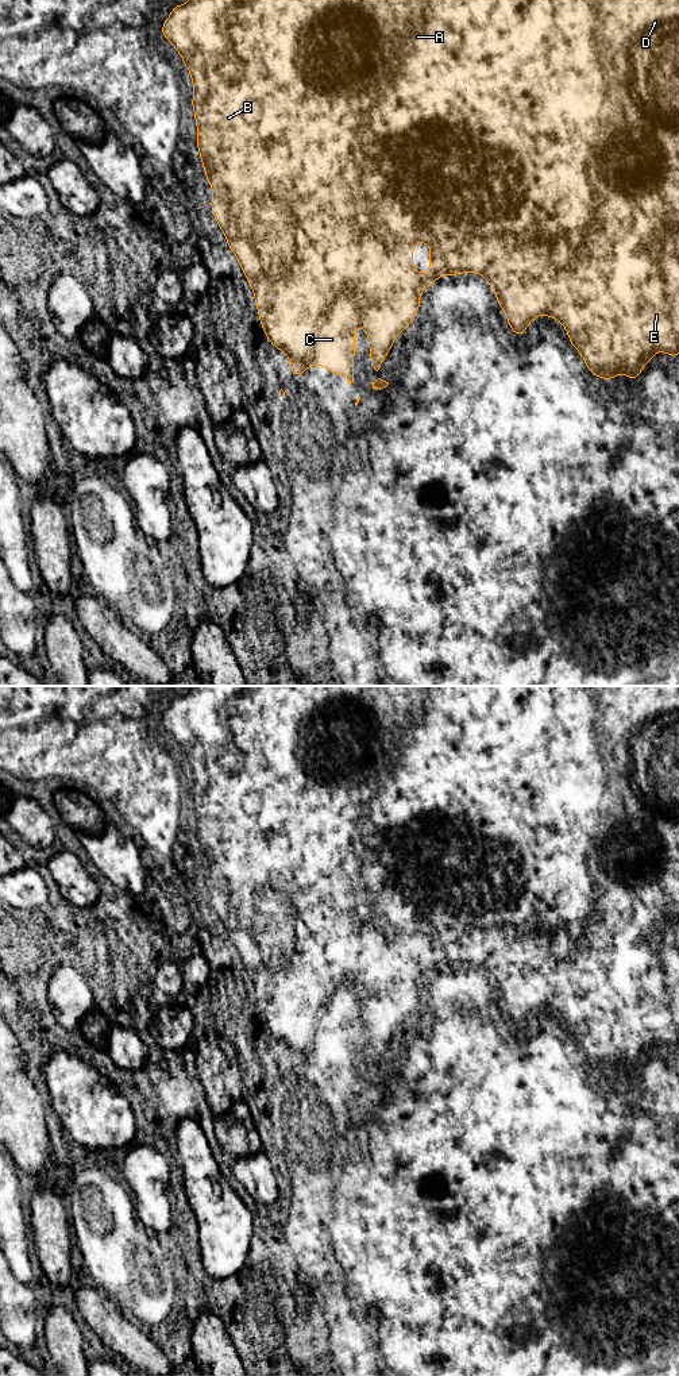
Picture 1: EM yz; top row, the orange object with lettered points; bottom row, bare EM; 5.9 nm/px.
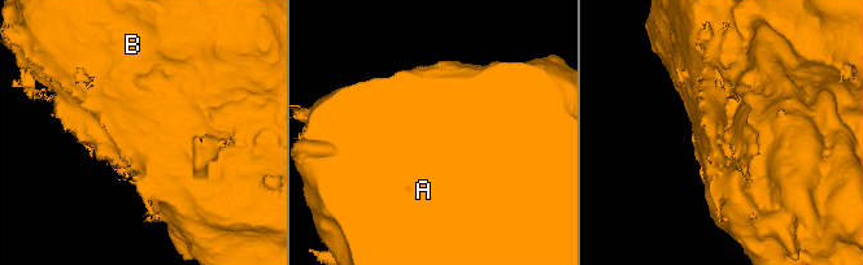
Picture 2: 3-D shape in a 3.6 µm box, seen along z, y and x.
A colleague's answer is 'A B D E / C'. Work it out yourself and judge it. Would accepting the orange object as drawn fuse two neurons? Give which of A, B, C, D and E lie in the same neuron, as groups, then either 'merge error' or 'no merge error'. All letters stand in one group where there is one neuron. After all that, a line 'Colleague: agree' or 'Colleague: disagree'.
A B D E / C; merge error
Colleague: agree

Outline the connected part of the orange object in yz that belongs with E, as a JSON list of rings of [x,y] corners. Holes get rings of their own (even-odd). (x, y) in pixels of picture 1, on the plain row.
[[[192,686],[186,695],[173,697],[161,721],[180,744],[194,778],[192,798],[197,816],[196,835],[207,872],[215,884],[209,891],[212,906],[250,974],[266,1029],[289,1048],[293,1069],[305,1064],[313,1052],[319,1022],[335,998],[352,999],[358,1005],[369,1028],[369,1051],[378,1063],[394,1030],[418,1003],[420,984],[441,967],[460,964],[477,964],[487,971],[516,1026],[522,1028],[537,1007],[558,1010],[570,1028],[568,1034],[586,1053],[587,1063],[602,1071],[612,1072],[624,1064],[634,1074],[657,1042],[671,1049],[679,1047],[679,686]],[[421,933],[429,934],[428,965],[413,960],[412,943]]]

